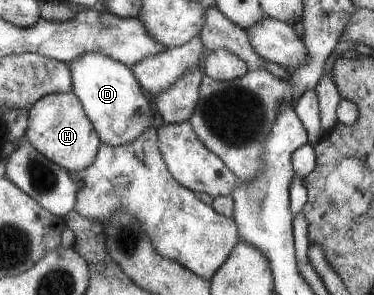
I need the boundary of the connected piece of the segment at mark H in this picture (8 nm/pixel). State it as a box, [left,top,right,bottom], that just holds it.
[24,91,101,173]

